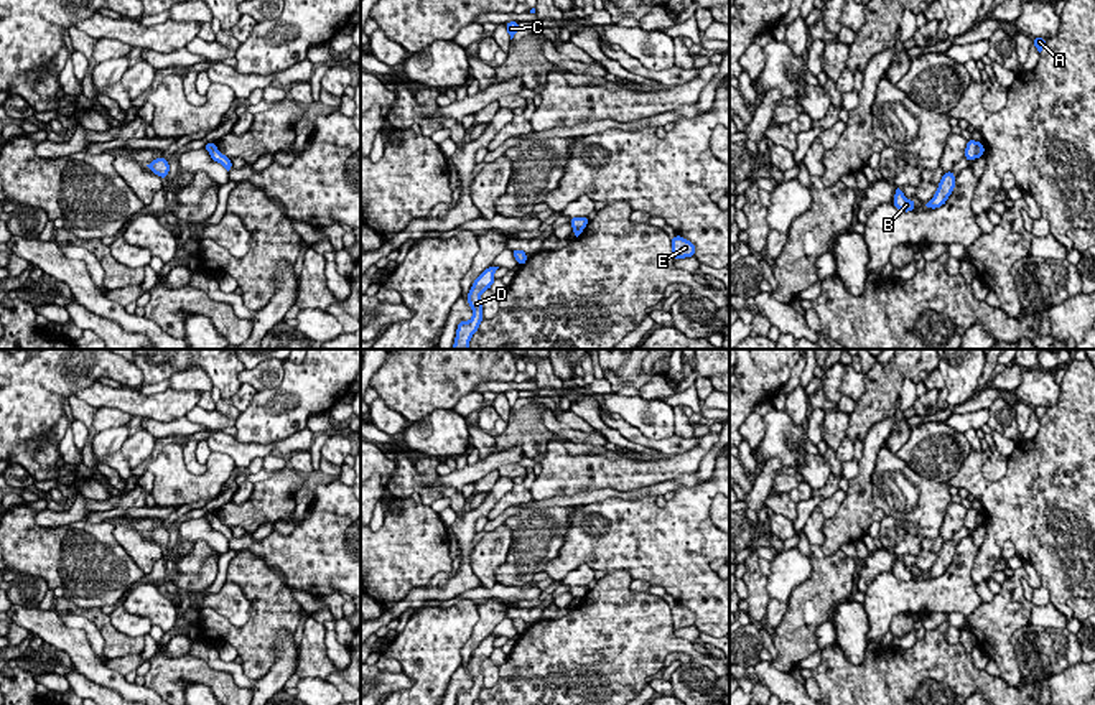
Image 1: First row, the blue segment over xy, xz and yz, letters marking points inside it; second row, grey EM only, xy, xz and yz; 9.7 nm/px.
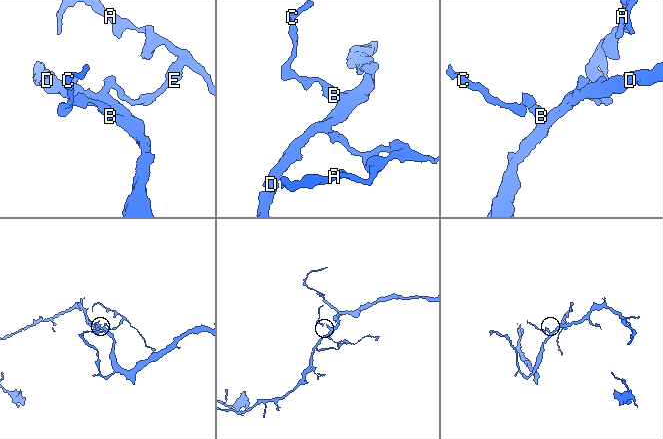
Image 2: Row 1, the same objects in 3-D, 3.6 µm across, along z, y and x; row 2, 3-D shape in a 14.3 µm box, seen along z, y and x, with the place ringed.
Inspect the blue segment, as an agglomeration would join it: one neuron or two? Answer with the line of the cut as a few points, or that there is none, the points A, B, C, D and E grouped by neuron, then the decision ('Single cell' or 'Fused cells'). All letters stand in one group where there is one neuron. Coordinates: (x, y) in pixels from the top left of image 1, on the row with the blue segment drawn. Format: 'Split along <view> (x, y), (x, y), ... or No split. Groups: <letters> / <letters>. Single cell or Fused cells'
Split along yz (978, 144), (973, 157). Groups: A E / B C D. Fused cells

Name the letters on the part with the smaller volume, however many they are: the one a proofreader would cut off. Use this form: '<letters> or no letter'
A, E

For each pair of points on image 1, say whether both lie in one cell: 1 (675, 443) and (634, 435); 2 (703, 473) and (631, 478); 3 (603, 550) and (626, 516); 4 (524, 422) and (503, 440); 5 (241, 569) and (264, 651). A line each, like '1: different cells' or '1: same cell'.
1: same cell
2: different cells
3: same cell
4: same cell
5: same cell

